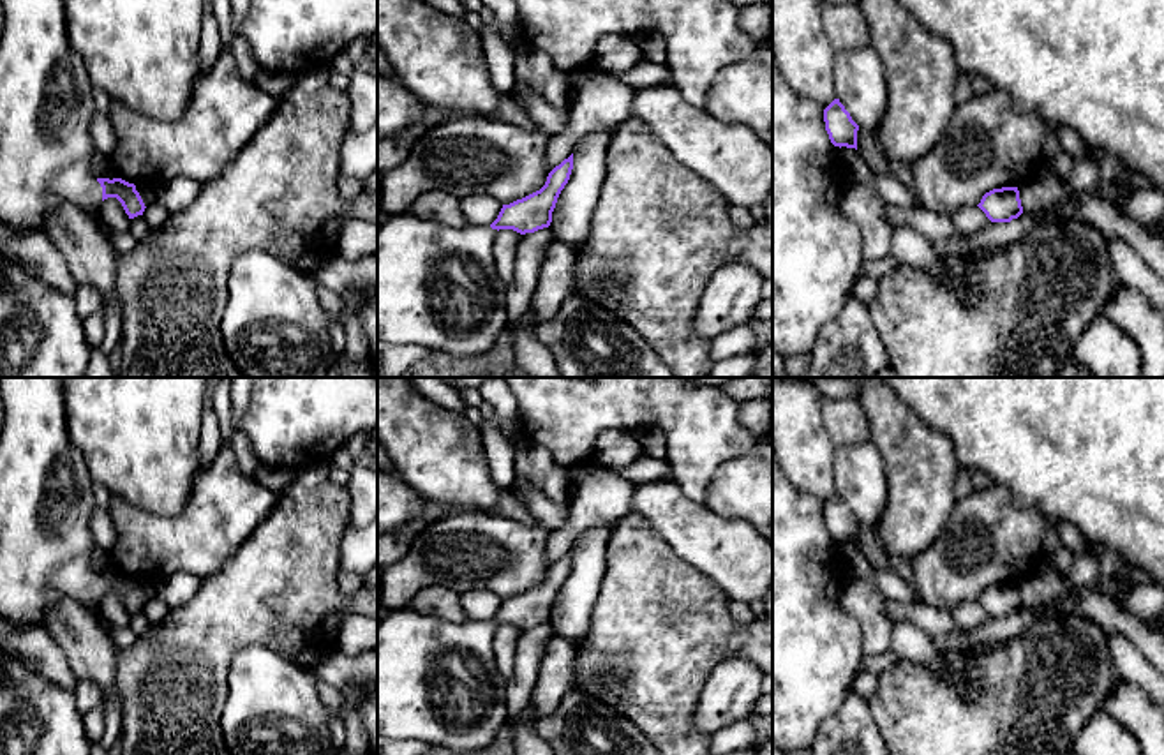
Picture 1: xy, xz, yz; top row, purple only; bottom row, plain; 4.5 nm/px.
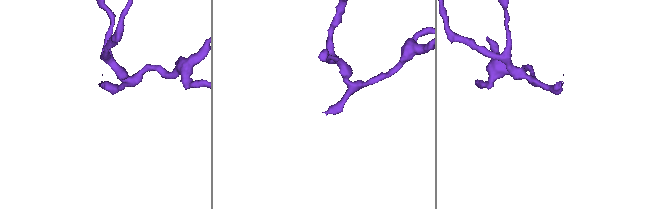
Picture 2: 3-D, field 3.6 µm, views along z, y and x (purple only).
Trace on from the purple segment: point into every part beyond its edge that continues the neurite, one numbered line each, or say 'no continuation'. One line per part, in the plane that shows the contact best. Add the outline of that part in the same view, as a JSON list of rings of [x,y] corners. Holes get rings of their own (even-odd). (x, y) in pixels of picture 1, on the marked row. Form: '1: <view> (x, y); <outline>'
1: xy (46, 104); [[[2,0],[0,35],[0,222],[11,231],[41,231],[46,217],[71,203],[85,212],[99,208],[102,187],[92,173],[95,146],[90,122],[95,113],[85,60],[69,46],[63,0]]]

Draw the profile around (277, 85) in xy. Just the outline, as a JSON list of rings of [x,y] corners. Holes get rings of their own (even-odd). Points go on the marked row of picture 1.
[[[259,69],[259,72],[254,78],[254,83],[266,92],[268,95],[275,99],[282,99],[289,88],[295,85],[296,76],[289,72],[270,72],[265,69]]]

